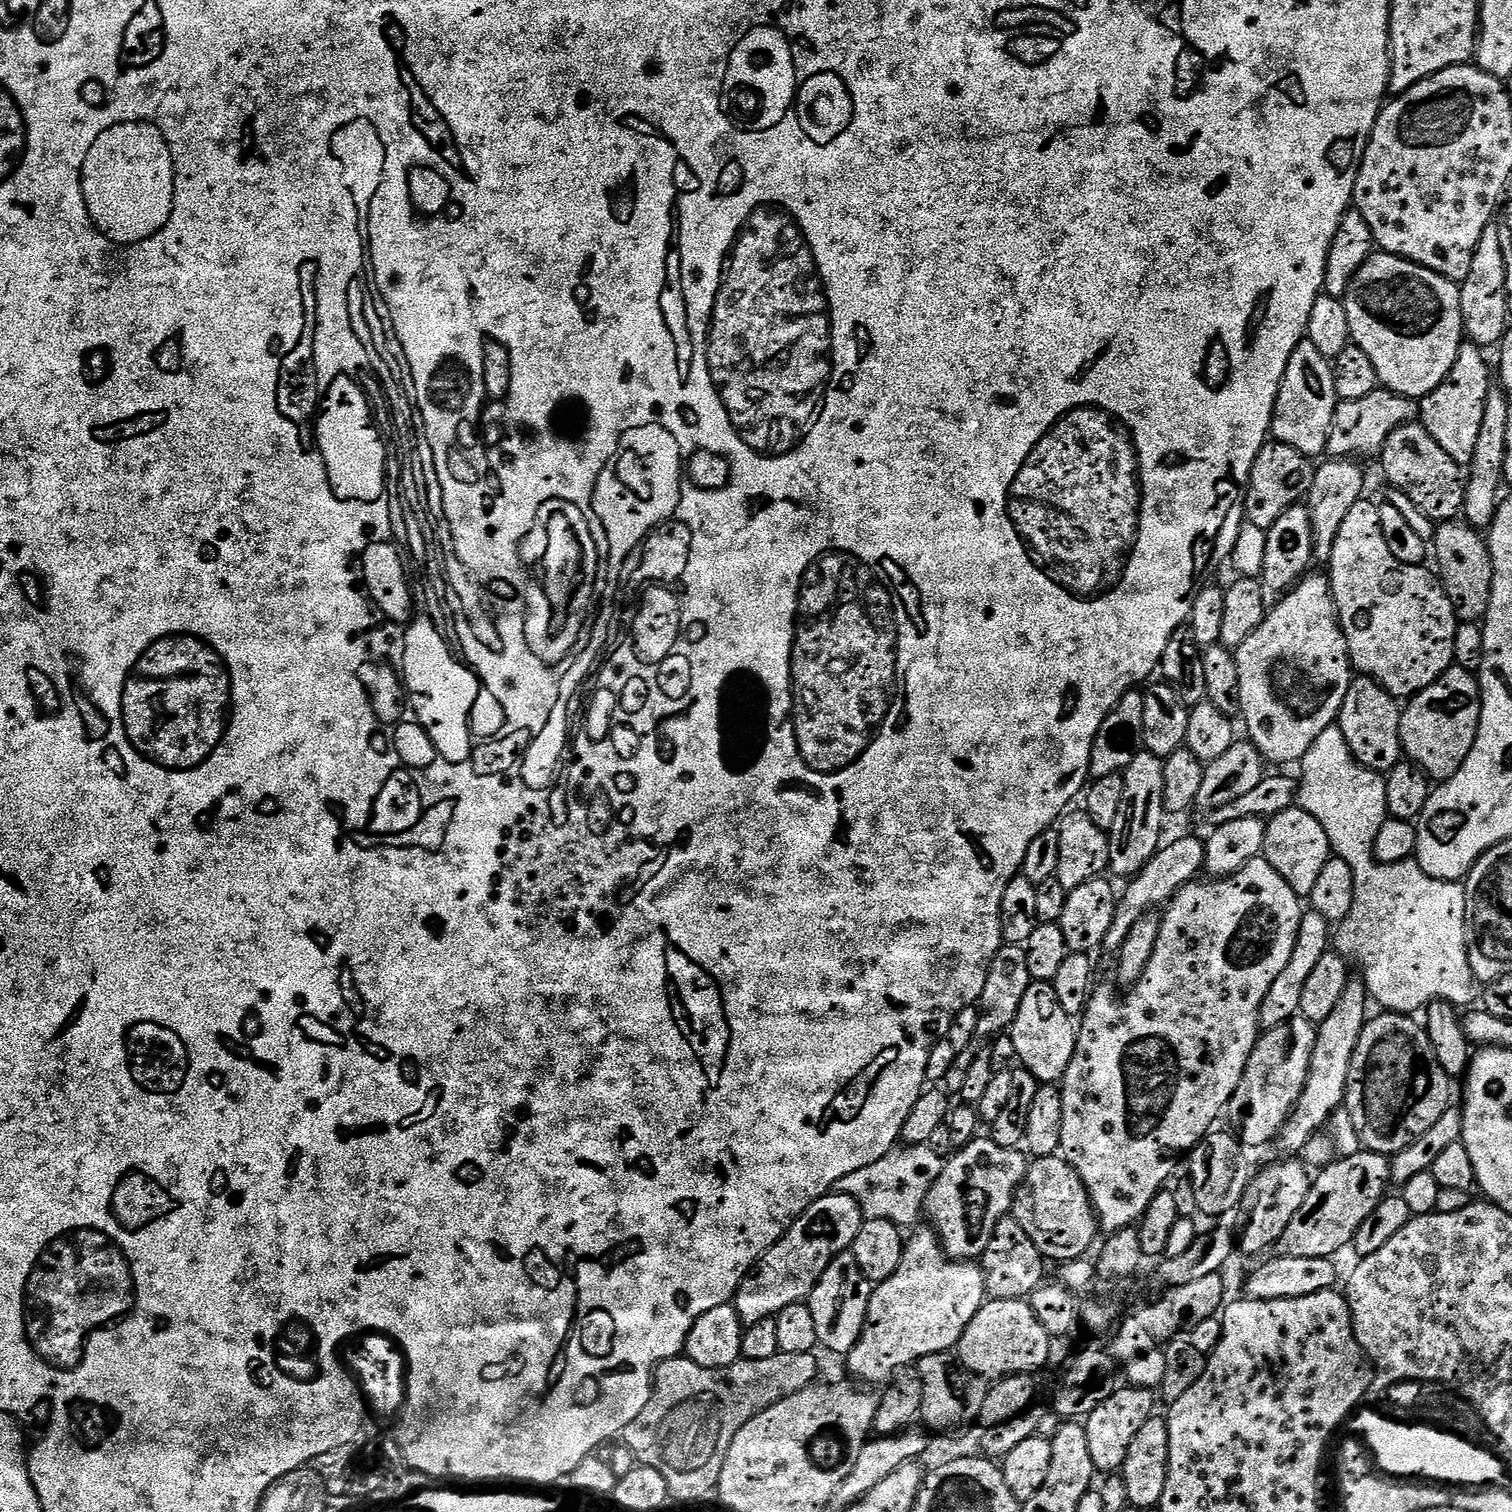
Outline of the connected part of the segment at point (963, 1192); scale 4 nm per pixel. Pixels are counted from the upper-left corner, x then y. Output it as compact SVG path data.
M977 1138L971 1140L965 1148L953 1151L947 1157L948 1165L941 1172L939 1169L935 1173L932 1188L928 1191L922 1208L925 1213L928 1211L928 1220L932 1223L929 1224L931 1231L936 1233L940 1247L950 1259L976 1262L983 1257L998 1222L1011 1213L1016 1188L1024 1181L1024 1175L1028 1172L1029 1157L1023 1151L1020 1152L1015 1152L1012 1146L997 1144L991 1138Z

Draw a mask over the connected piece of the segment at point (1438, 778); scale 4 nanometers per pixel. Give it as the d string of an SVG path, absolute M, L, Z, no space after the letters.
M1453 666L1430 686L1426 686L1407 701L1406 707L1400 713L1400 747L1403 755L1411 763L1425 772L1429 781L1443 782L1449 780L1466 762L1470 750L1474 746L1474 738L1480 725L1480 681L1466 668Z

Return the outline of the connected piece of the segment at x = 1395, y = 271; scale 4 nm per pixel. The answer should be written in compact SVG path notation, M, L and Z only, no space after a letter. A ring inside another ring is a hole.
M1383 250L1373 251L1367 262L1357 270L1342 303L1350 326L1351 343L1363 350L1370 362L1374 362L1380 384L1387 391L1406 396L1413 402L1430 395L1448 377L1460 353L1460 346L1466 340L1460 284L1412 260L1391 256Z

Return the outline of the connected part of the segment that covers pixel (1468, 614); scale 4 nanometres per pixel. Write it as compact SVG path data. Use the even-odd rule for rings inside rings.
M1469 523L1464 528L1446 528L1440 524L1436 529L1435 567L1438 569L1440 582L1454 606L1456 619L1460 622L1483 621L1490 606L1492 554L1486 540L1480 536L1483 535Z

